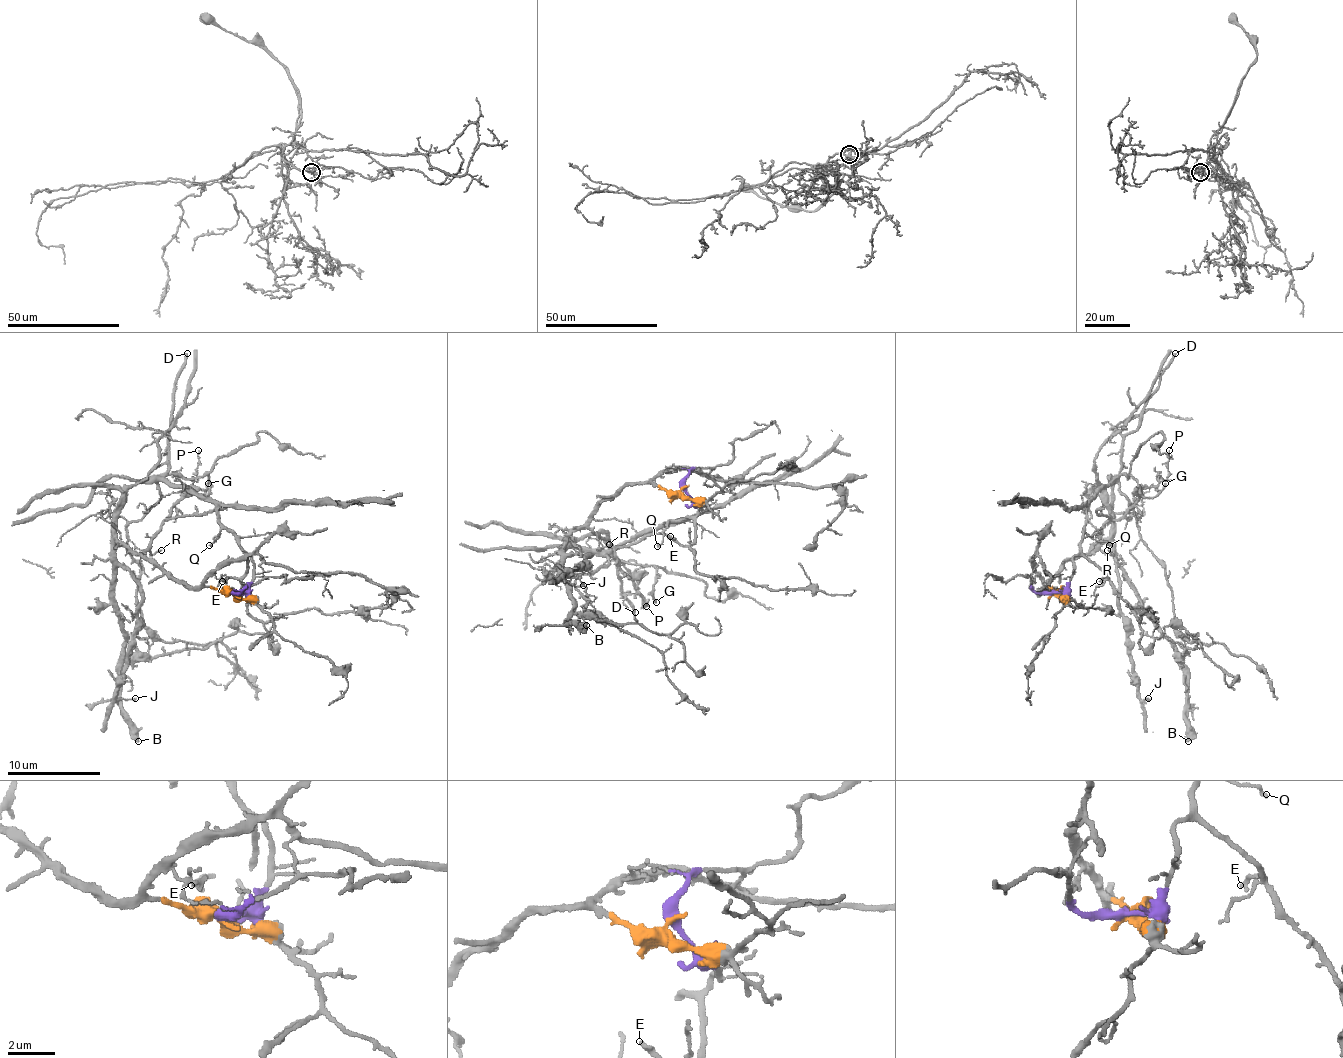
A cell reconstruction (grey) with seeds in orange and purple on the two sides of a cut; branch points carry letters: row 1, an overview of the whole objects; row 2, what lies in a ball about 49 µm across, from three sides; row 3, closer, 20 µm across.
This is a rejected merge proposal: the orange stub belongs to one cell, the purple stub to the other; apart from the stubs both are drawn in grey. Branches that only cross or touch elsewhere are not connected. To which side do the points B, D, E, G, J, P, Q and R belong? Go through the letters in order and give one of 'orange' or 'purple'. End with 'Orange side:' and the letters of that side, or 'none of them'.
B: orange
D: purple
E: purple
G: purple
J: orange
P: orange
Q: purple
R: orange
Orange side: B, J, P, R

